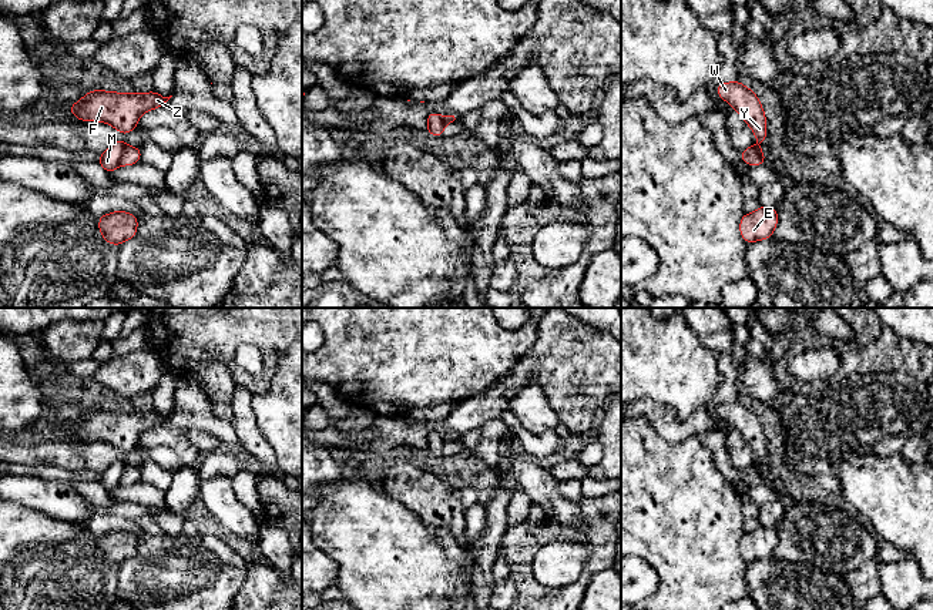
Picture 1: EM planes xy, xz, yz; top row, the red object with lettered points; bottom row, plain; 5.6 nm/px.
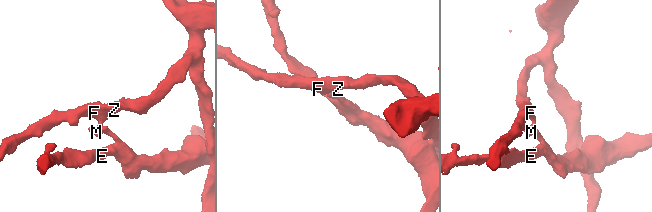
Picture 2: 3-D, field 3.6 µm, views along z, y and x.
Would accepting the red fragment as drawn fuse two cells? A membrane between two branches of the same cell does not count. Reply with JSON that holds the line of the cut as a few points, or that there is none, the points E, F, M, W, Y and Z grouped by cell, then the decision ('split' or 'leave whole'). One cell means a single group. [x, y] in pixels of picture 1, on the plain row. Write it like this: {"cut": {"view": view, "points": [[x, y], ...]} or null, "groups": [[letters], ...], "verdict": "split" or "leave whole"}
{"cut": {"view": "xy", "points": [[126, 465], [118, 483]]}, "groups": [["E"], ["F", "M", "W", "Y", "Z"]], "verdict": "split"}

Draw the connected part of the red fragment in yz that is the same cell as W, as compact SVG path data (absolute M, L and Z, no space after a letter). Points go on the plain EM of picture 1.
M732 400L716 405L716 413L742 435L745 442L752 448L755 458L766 463L766 436L755 412L742 402Z

